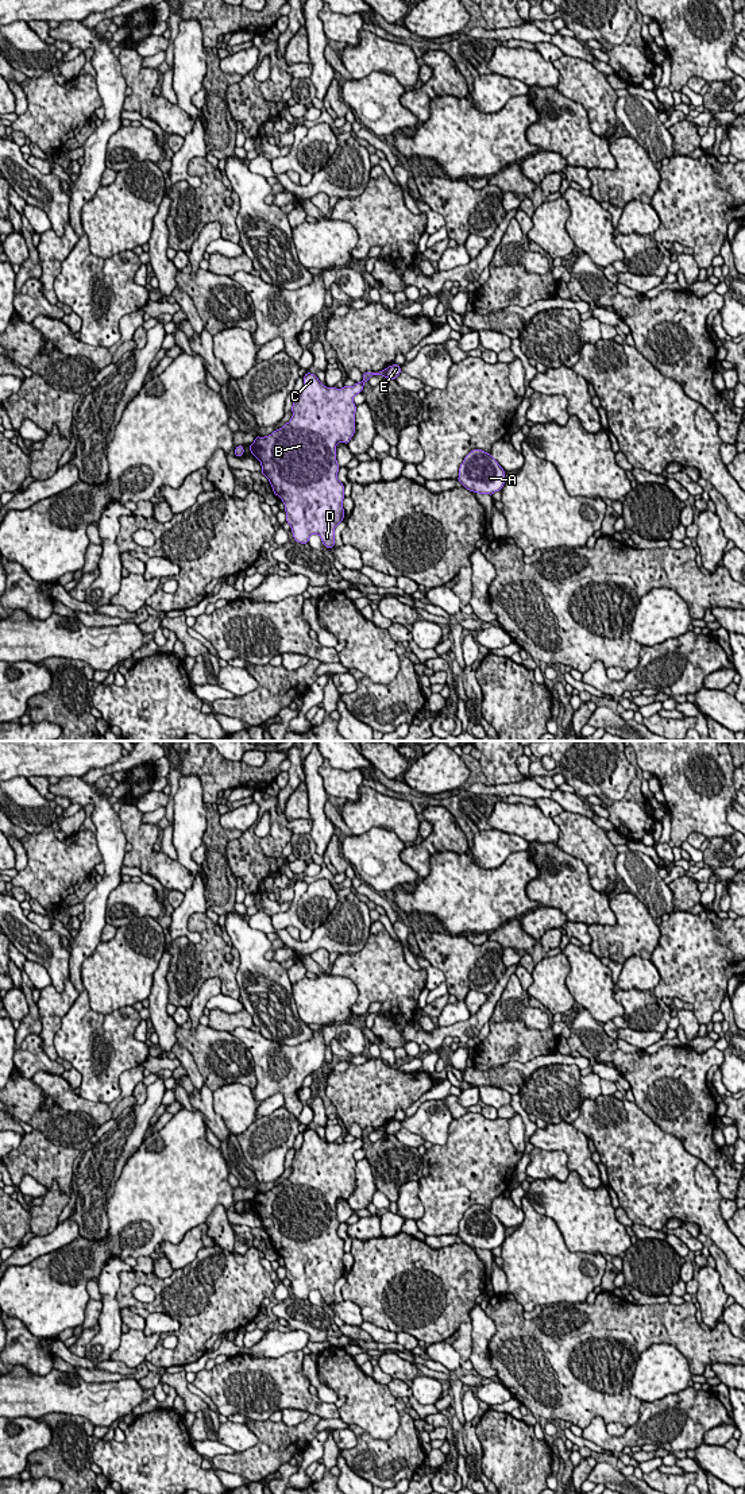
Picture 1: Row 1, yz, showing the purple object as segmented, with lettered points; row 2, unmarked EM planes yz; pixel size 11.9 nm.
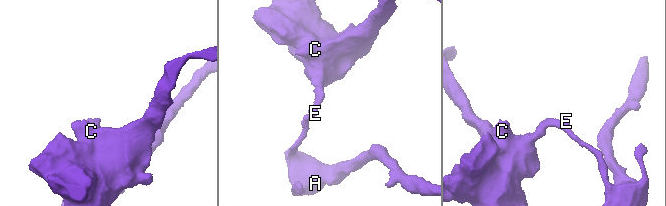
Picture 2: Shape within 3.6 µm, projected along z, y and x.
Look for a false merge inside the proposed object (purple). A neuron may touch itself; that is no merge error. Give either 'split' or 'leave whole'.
split

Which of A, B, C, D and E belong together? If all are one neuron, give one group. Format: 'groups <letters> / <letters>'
groups A E / B C D

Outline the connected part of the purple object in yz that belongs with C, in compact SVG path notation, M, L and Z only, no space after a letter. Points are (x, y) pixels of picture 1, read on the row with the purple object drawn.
M387 368L363 372L362 382L341 389L327 387L314 374L306 372L302 390L294 398L290 421L269 436L256 436L250 444L251 455L260 462L260 472L285 505L286 522L292 528L294 541L308 544L312 534L319 534L325 548L335 547L335 528L346 516L344 485L337 479L340 467L336 460L336 445L348 444L355 435L354 397L363 391L364 383L372 375L386 377L386 371Z

